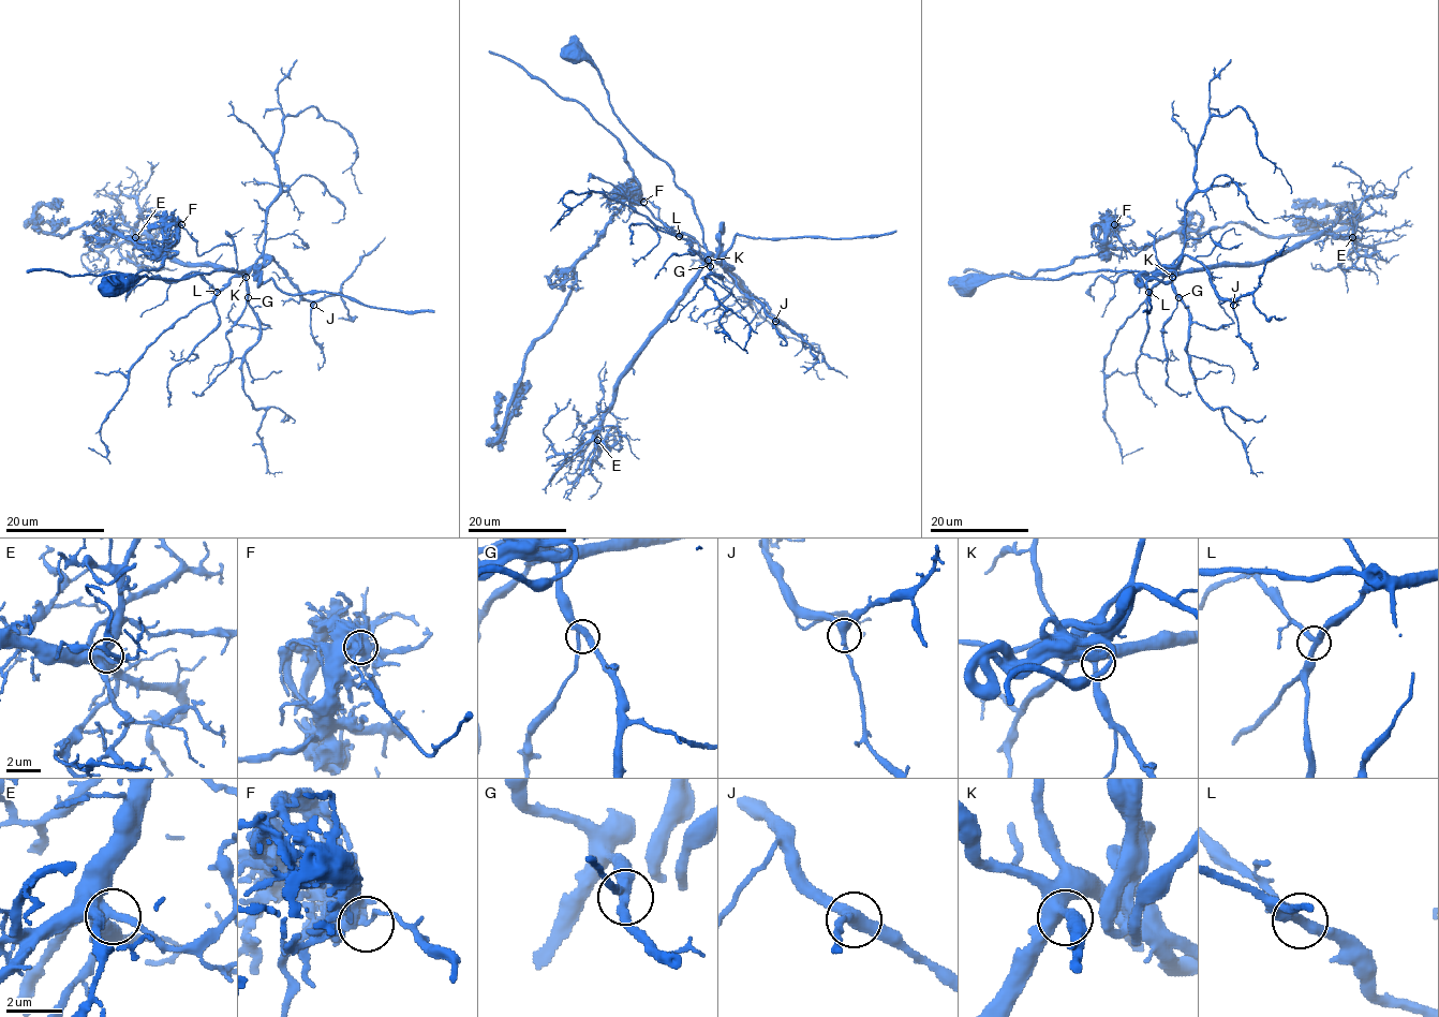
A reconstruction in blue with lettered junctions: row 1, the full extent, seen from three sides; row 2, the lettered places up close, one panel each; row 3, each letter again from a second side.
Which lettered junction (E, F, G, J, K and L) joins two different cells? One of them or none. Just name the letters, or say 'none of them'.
F

